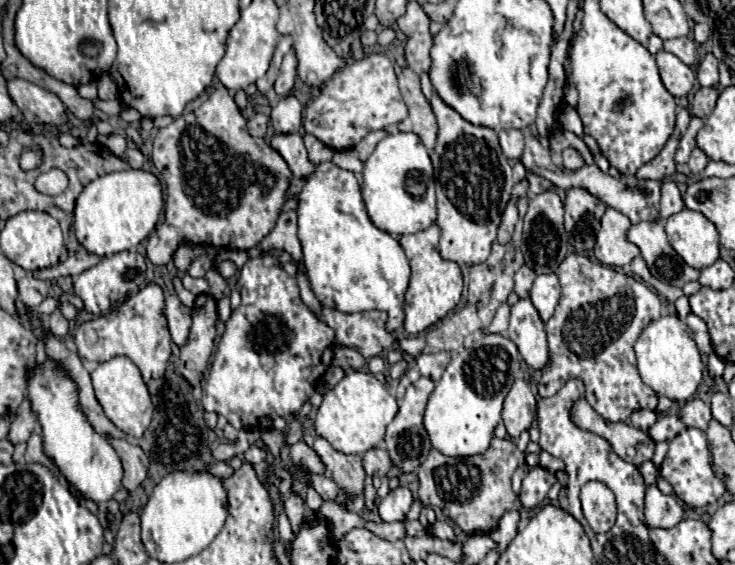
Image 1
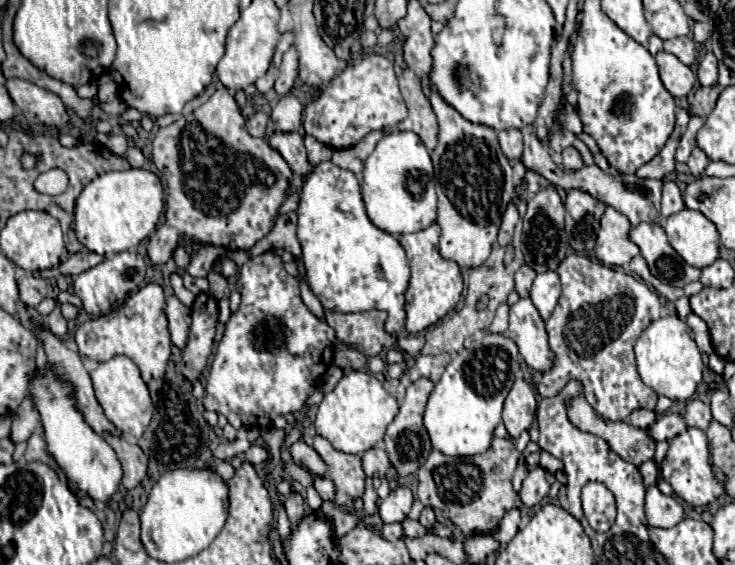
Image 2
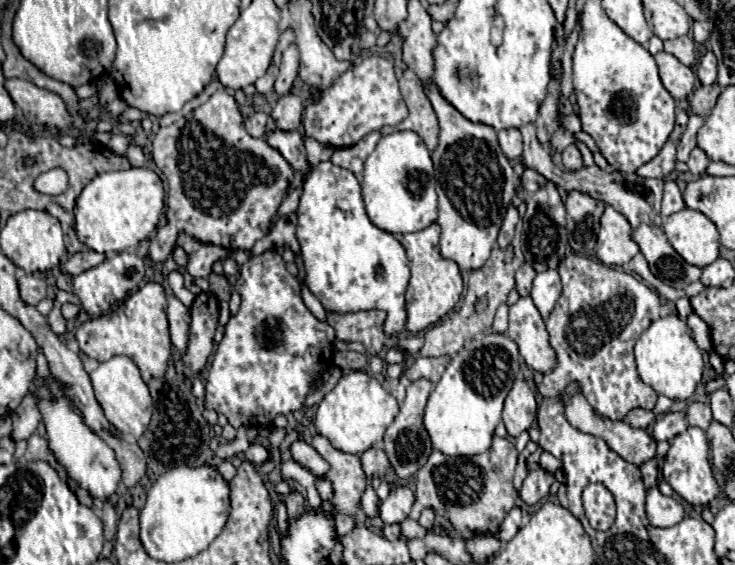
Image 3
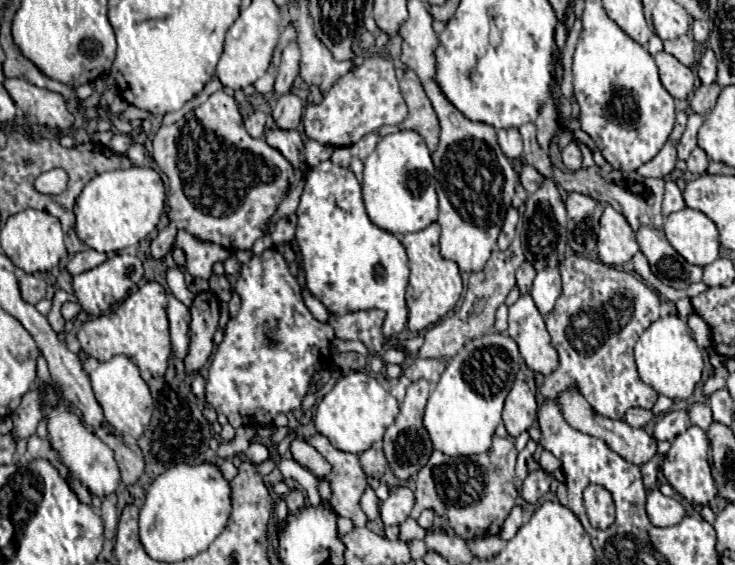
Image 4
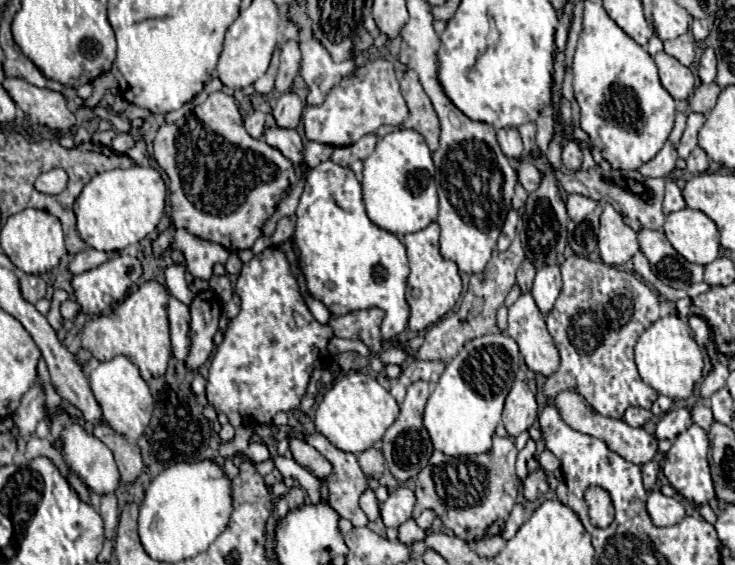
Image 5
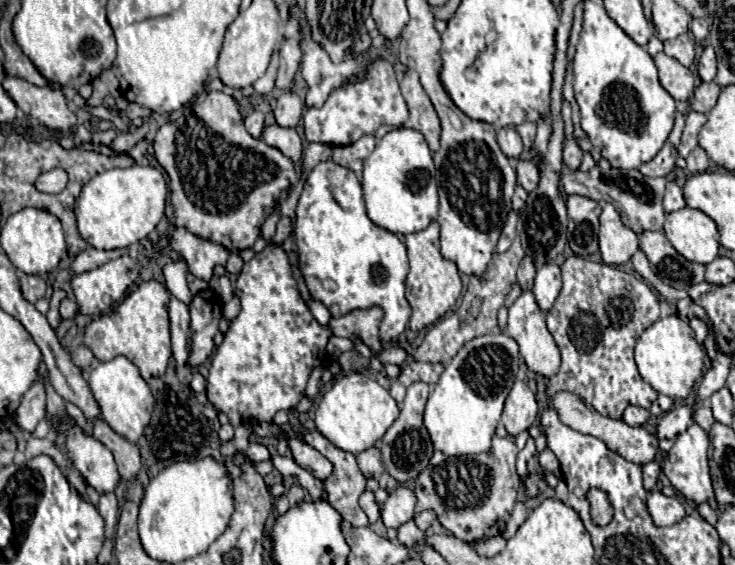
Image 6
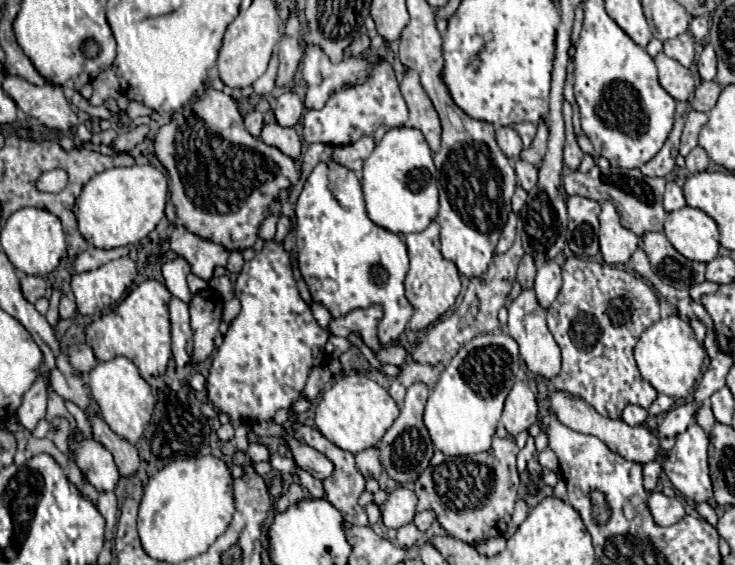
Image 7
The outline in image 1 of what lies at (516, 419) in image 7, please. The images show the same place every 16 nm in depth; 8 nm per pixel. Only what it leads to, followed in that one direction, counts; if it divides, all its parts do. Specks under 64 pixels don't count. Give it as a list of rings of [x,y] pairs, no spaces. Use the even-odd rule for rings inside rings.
[[[516,380],[504,400],[502,410],[502,420],[510,438],[516,440],[520,432],[528,430],[534,416],[536,416],[536,400],[530,384],[526,380]]]

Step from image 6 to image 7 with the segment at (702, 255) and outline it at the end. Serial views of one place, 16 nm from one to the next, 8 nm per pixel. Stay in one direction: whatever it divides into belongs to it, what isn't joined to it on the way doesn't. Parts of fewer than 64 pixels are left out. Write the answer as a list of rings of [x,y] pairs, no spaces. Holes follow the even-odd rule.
[[[684,206],[670,212],[664,220],[664,234],[688,260],[710,262],[718,254],[718,226],[706,212],[698,208]]]

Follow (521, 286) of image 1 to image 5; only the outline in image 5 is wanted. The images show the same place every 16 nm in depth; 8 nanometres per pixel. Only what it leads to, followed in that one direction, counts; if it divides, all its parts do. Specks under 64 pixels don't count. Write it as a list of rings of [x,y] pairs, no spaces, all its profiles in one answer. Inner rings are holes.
[[[524,258],[524,262],[522,262],[520,268],[518,268],[518,274],[516,274],[516,280],[518,280],[518,286],[522,288],[522,292],[528,292],[528,290],[532,288],[534,276],[536,276],[534,264],[532,264],[528,258]]]

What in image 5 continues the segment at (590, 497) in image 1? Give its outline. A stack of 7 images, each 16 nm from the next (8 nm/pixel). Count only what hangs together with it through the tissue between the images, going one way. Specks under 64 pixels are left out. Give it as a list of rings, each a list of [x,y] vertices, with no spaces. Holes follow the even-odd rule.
[[[588,488],[586,500],[592,524],[606,528],[612,522],[612,502],[608,500],[608,492],[604,492],[602,488]]]

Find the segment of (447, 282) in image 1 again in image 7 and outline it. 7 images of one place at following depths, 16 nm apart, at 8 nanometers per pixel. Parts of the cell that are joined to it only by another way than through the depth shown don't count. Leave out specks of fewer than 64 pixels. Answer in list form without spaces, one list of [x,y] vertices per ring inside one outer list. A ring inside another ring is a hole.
[[[432,222],[424,232],[418,234],[408,234],[406,236],[406,246],[408,246],[408,256],[410,256],[410,270],[404,280],[406,296],[414,306],[414,316],[410,320],[410,328],[414,332],[424,330],[432,322],[436,322],[450,306],[456,302],[460,294],[460,274],[456,264],[446,260],[440,252],[440,226],[438,222]]]

